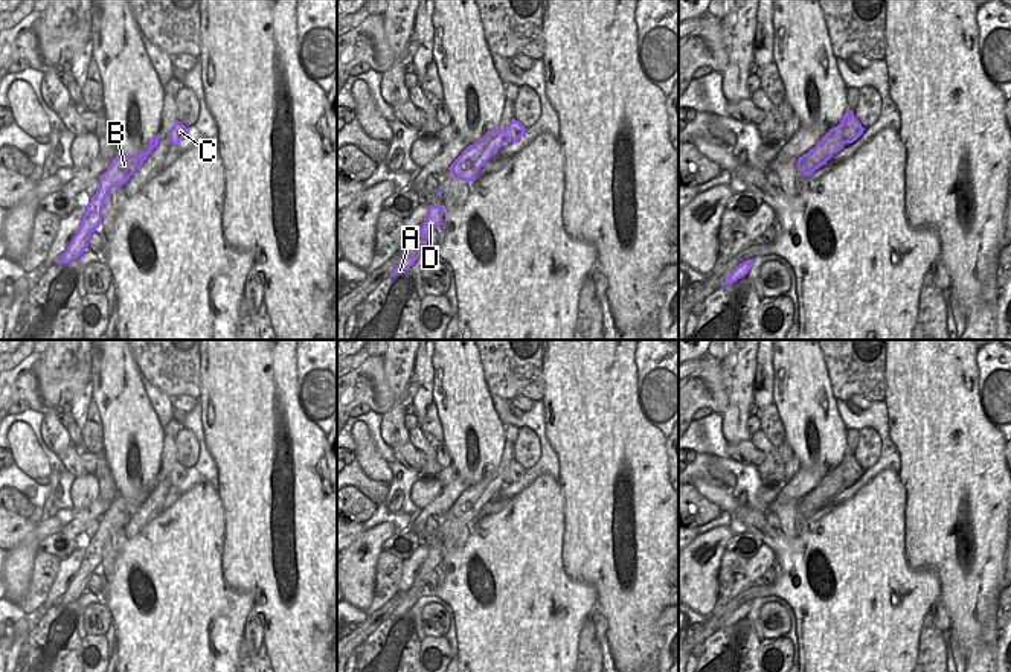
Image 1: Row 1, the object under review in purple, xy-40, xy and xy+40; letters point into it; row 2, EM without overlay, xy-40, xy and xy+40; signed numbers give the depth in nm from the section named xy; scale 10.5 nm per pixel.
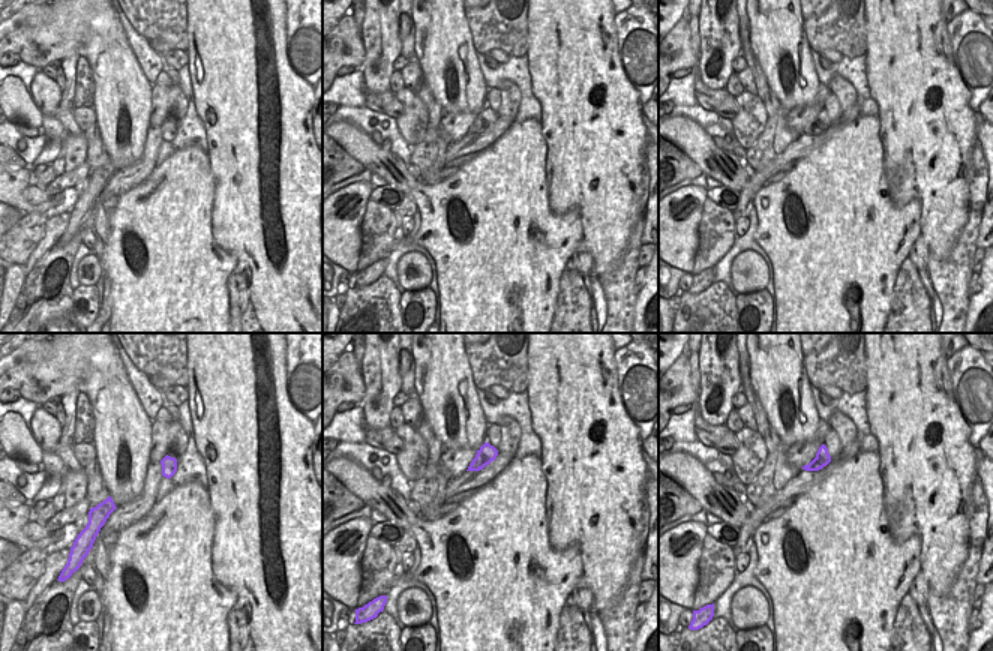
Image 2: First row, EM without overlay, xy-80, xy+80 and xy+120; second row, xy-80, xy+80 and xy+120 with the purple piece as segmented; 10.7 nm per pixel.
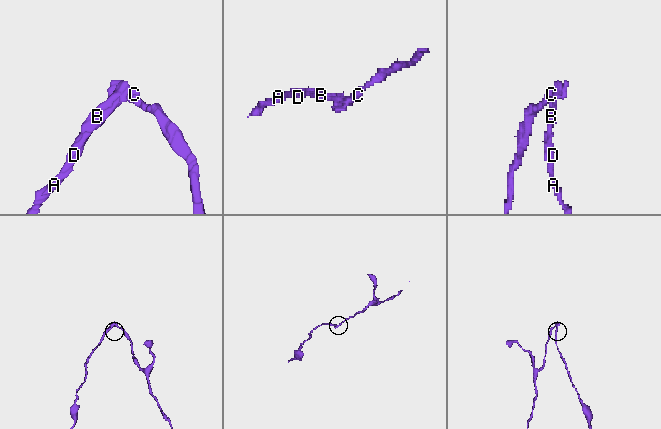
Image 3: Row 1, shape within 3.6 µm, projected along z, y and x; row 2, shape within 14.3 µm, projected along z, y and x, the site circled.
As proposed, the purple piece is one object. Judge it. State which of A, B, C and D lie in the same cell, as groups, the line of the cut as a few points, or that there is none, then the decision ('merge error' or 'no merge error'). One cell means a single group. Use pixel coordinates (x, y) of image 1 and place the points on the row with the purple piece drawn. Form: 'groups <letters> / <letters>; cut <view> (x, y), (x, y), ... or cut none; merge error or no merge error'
groups A B D / C; cut xy+40 (839, 124), (840, 134), (847, 142); merge error

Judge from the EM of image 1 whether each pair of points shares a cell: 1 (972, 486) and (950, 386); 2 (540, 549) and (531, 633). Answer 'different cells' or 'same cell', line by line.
1: same cell
2: same cell

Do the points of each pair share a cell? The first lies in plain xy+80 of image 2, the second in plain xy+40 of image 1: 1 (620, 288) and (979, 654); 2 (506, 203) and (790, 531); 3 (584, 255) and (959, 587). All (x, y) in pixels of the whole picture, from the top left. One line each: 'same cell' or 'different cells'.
1: same cell
2: different cells
3: different cells

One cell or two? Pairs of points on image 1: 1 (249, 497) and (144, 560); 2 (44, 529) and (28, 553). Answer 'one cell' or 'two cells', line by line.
1: two cells
2: one cell

